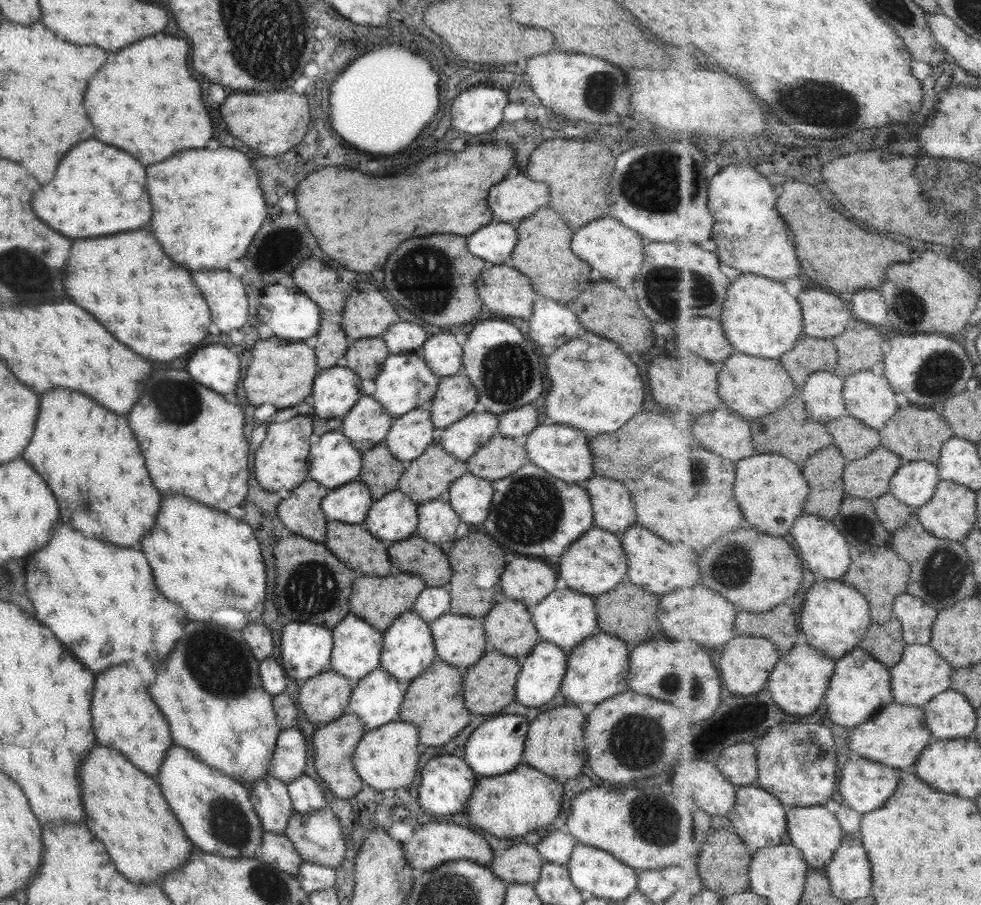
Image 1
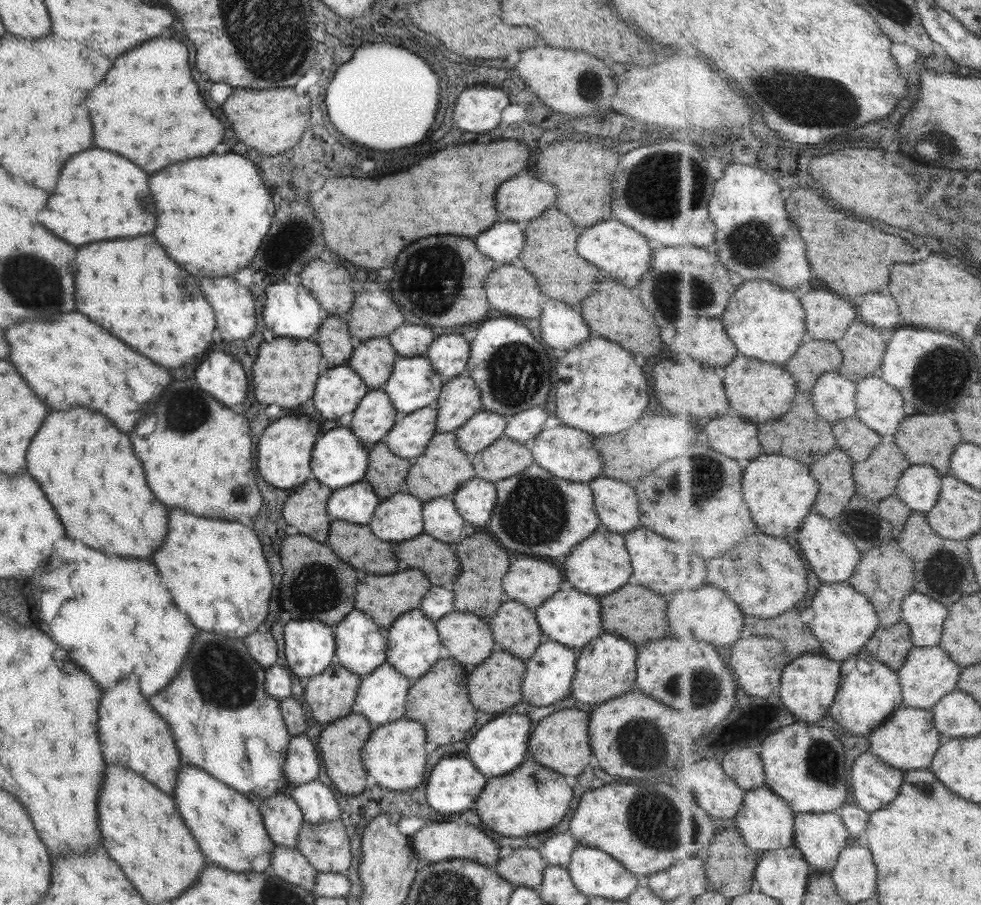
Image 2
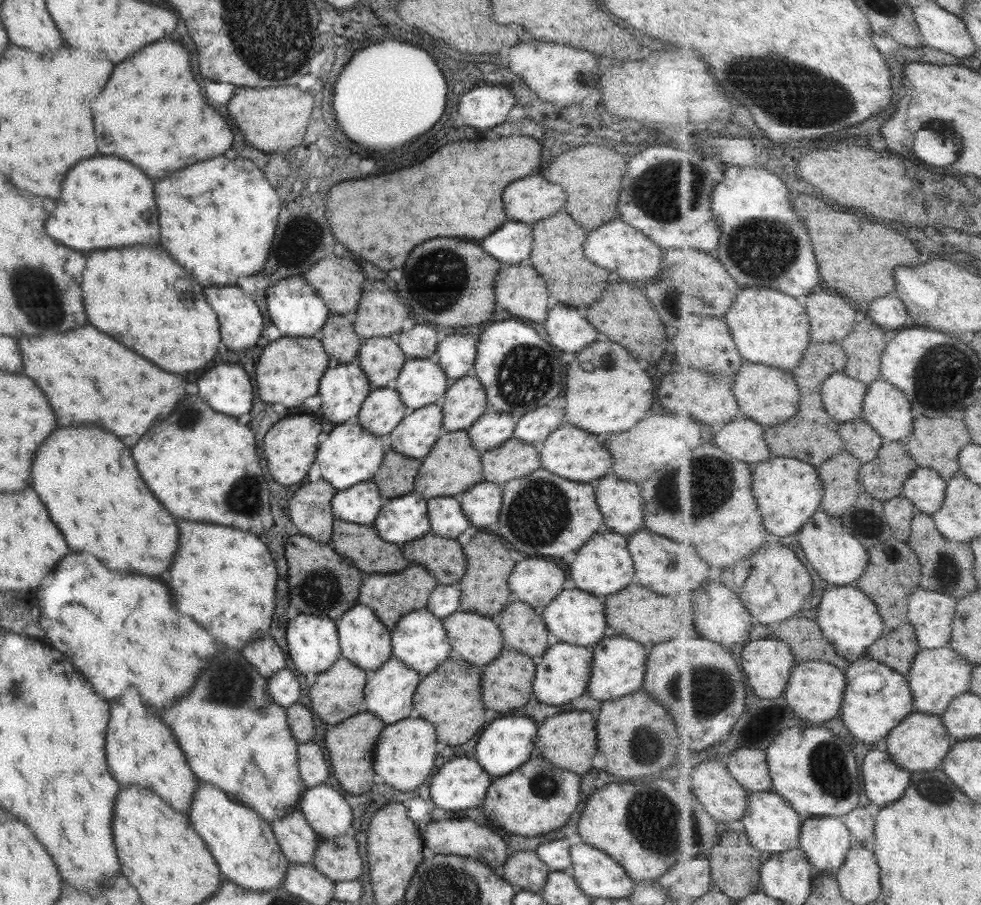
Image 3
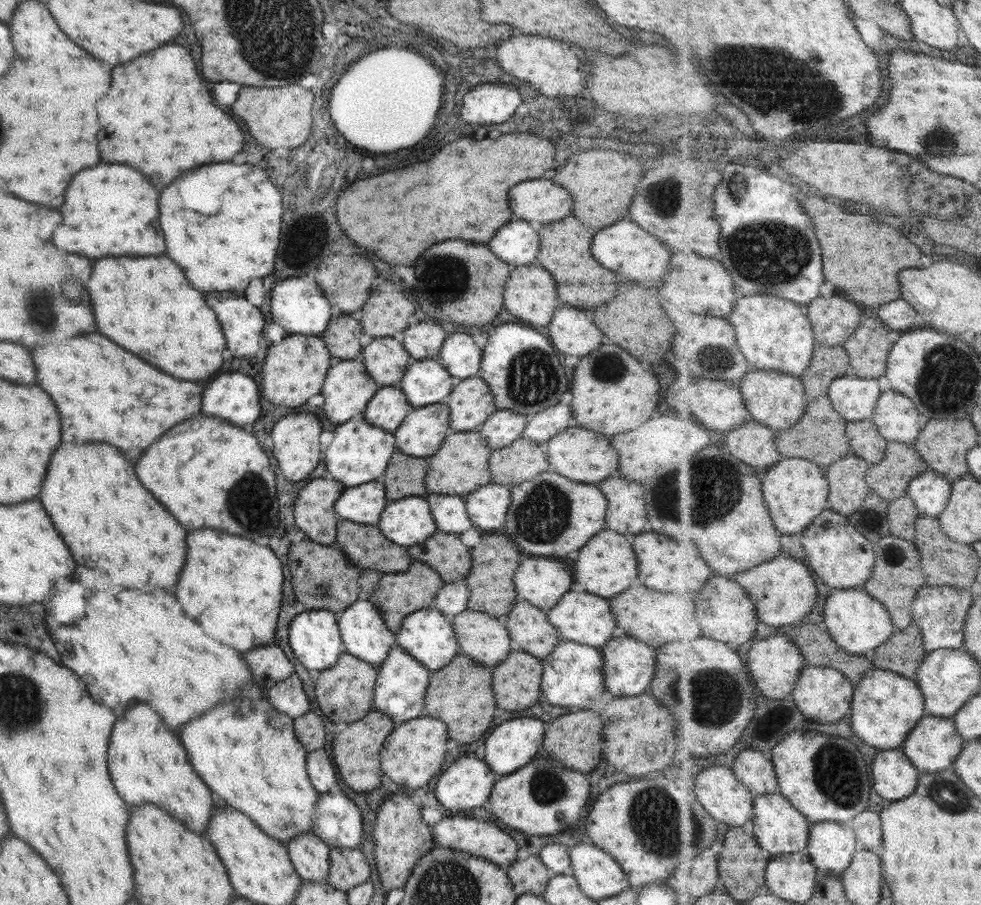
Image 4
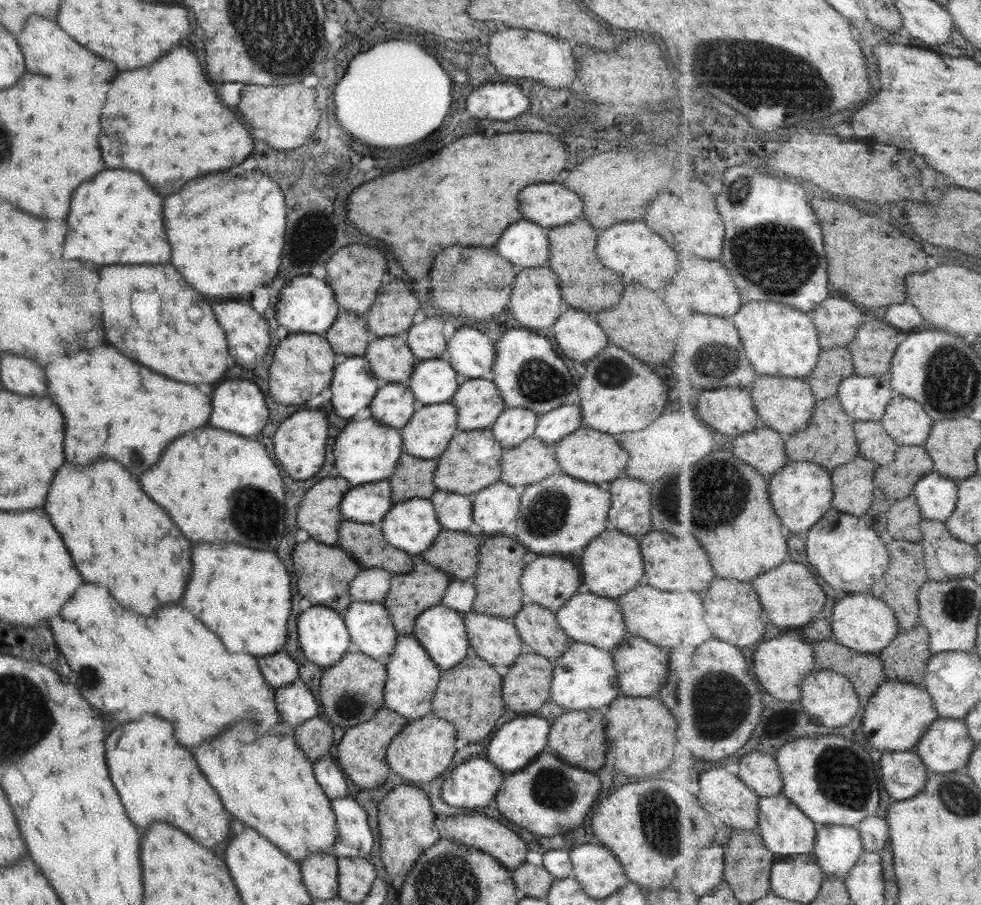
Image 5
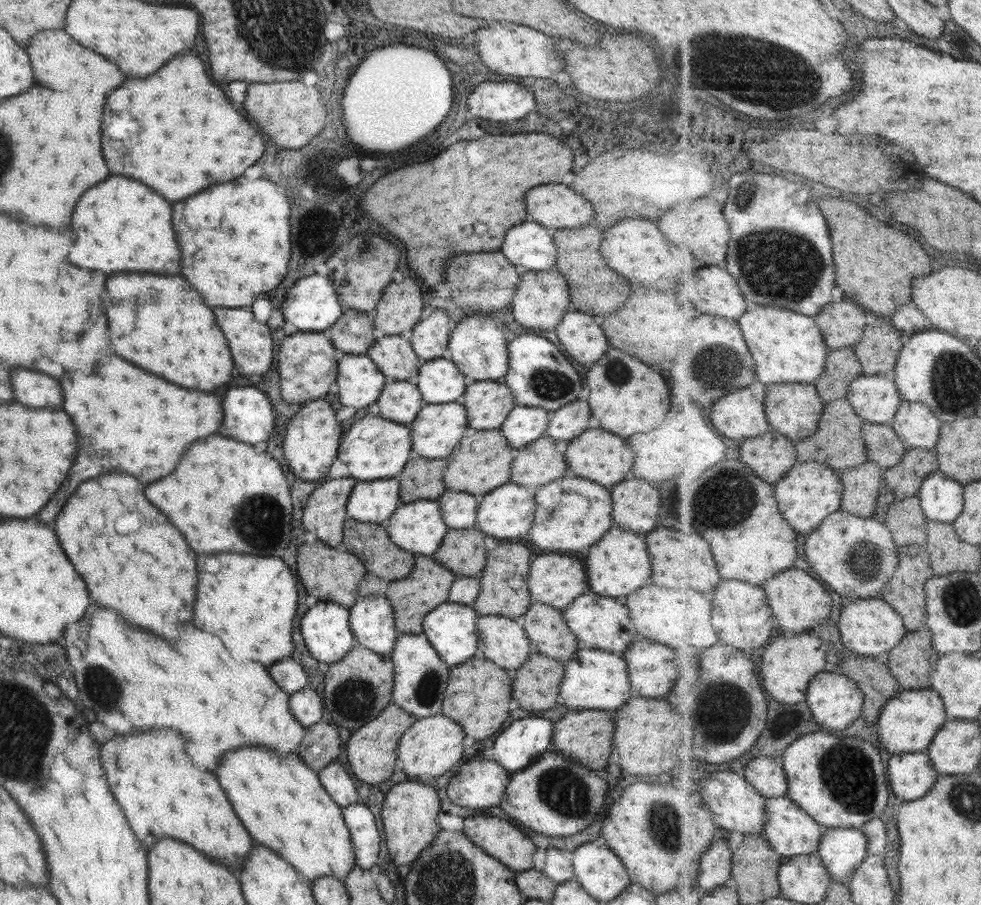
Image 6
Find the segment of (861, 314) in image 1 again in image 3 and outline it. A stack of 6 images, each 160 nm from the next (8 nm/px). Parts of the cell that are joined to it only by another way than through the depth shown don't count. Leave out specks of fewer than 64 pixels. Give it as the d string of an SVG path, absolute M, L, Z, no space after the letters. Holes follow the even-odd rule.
M879 298L871 304L869 316L877 326L889 326L889 328L901 328L901 326L913 326L913 318L907 314L905 304L899 298Z

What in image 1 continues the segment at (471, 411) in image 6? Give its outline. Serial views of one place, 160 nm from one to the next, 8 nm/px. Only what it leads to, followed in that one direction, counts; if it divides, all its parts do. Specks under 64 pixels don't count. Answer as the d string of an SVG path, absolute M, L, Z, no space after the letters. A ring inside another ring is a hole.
M463 370L451 376L440 377L437 390L427 405L435 430L446 429L463 415L478 409L474 386Z

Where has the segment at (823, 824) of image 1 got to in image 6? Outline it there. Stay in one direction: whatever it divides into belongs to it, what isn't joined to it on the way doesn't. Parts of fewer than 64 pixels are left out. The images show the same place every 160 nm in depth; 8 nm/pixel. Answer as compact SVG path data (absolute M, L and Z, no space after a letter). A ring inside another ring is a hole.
M824 829L819 853L833 880L848 887L854 879L855 871L869 854L869 840L860 829Z

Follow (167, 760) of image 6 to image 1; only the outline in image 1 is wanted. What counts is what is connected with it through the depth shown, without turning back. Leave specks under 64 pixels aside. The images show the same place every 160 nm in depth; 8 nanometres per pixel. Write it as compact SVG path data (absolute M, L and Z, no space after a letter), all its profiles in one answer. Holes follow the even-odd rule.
M133 664L109 666L105 672L95 674L93 698L91 698L91 724L95 740L101 746L119 750L127 760L156 778L160 762L167 747L172 745L165 718L151 702L147 690L141 686L141 678Z

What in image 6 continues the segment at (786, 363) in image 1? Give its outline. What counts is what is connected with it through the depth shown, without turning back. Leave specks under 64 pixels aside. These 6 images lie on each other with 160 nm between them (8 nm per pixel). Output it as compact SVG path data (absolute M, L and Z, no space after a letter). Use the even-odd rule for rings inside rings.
M853 347L830 348L827 368L816 382L818 393L828 403L848 396L851 383L864 374Z

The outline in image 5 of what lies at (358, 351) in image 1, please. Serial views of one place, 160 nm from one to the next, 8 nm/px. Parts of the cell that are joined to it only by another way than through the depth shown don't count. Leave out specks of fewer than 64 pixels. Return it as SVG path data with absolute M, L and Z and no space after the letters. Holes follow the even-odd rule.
M371 337L364 356L379 386L387 383L408 384L415 366L412 352L397 337Z

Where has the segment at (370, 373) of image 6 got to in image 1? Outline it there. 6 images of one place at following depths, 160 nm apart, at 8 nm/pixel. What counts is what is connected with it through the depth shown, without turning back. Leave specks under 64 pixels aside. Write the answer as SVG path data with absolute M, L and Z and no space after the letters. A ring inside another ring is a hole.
M345 366L322 369L313 379L311 398L317 418L345 414L362 395L360 378Z

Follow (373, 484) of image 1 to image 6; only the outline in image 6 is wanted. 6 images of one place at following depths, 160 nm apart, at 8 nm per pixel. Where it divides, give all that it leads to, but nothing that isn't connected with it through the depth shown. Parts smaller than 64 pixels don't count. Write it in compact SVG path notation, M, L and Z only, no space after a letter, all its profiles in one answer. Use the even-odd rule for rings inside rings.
M411 452L403 468L393 477L399 483L400 502L439 498L446 490L442 481L445 466L445 459L429 460Z

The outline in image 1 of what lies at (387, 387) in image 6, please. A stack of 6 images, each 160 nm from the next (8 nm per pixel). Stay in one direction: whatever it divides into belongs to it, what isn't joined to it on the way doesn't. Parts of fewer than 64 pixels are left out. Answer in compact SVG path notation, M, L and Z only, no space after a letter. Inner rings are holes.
M361 395L342 419L339 432L362 453L383 443L392 421L371 395Z

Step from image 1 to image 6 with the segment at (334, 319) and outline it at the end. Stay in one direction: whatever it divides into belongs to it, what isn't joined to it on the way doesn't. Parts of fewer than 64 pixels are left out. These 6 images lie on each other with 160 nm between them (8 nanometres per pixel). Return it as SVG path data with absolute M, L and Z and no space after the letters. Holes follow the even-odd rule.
M343 310L337 321L326 330L334 348L344 354L366 354L377 333L365 313Z

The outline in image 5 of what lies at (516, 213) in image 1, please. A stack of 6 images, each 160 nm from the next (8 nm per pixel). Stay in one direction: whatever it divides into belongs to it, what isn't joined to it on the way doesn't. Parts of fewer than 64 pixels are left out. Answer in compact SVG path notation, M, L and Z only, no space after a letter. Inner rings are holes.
M531 184L517 194L519 212L525 220L543 228L571 222L581 214L581 200L575 192L565 190L561 184Z

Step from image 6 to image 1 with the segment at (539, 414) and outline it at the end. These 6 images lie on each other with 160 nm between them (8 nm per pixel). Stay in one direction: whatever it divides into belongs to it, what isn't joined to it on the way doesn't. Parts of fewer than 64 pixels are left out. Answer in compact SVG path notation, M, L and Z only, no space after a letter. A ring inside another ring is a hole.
M478 408L452 422L446 429L436 431L435 441L447 454L459 462L466 462L495 434L496 426L497 415Z

